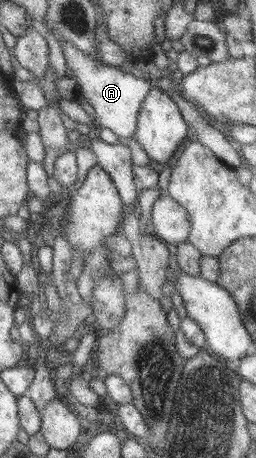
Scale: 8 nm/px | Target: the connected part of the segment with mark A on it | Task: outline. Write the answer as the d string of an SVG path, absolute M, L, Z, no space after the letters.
M58 39L65 64L70 68L71 74L77 84L74 91L74 99L85 99L95 112L95 121L101 128L110 129L118 138L132 137L138 111L142 101L145 99L151 85L139 77L130 74L124 68L113 68L104 65L100 61L90 59L82 51L79 51L72 43Z

